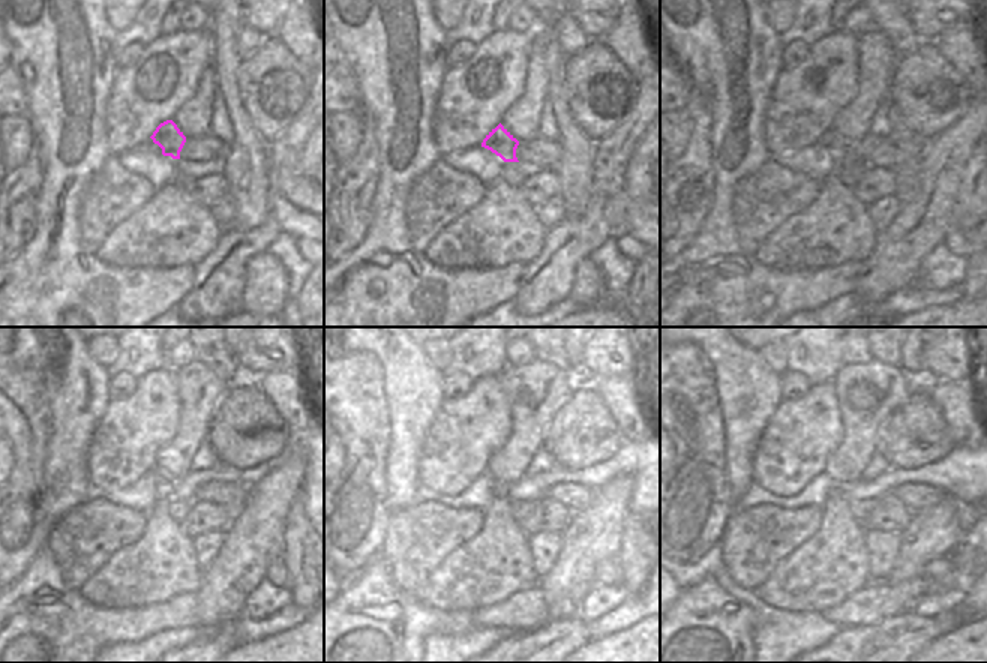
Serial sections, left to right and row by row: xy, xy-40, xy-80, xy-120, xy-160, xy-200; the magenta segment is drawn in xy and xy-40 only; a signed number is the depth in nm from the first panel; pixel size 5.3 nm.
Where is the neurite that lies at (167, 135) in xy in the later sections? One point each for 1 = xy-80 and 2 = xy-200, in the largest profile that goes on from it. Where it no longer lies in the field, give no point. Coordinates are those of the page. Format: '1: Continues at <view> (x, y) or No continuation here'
1: Continues at xy-80 (837, 144)
2: Continues at xy-200 (836, 492).

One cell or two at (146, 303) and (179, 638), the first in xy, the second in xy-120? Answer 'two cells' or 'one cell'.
two cells

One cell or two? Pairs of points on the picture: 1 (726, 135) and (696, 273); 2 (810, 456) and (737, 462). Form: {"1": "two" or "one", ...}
{"1": "one", "2": "two"}

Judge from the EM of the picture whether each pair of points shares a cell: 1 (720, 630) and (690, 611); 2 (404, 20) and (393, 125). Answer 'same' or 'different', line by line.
1: same
2: same

